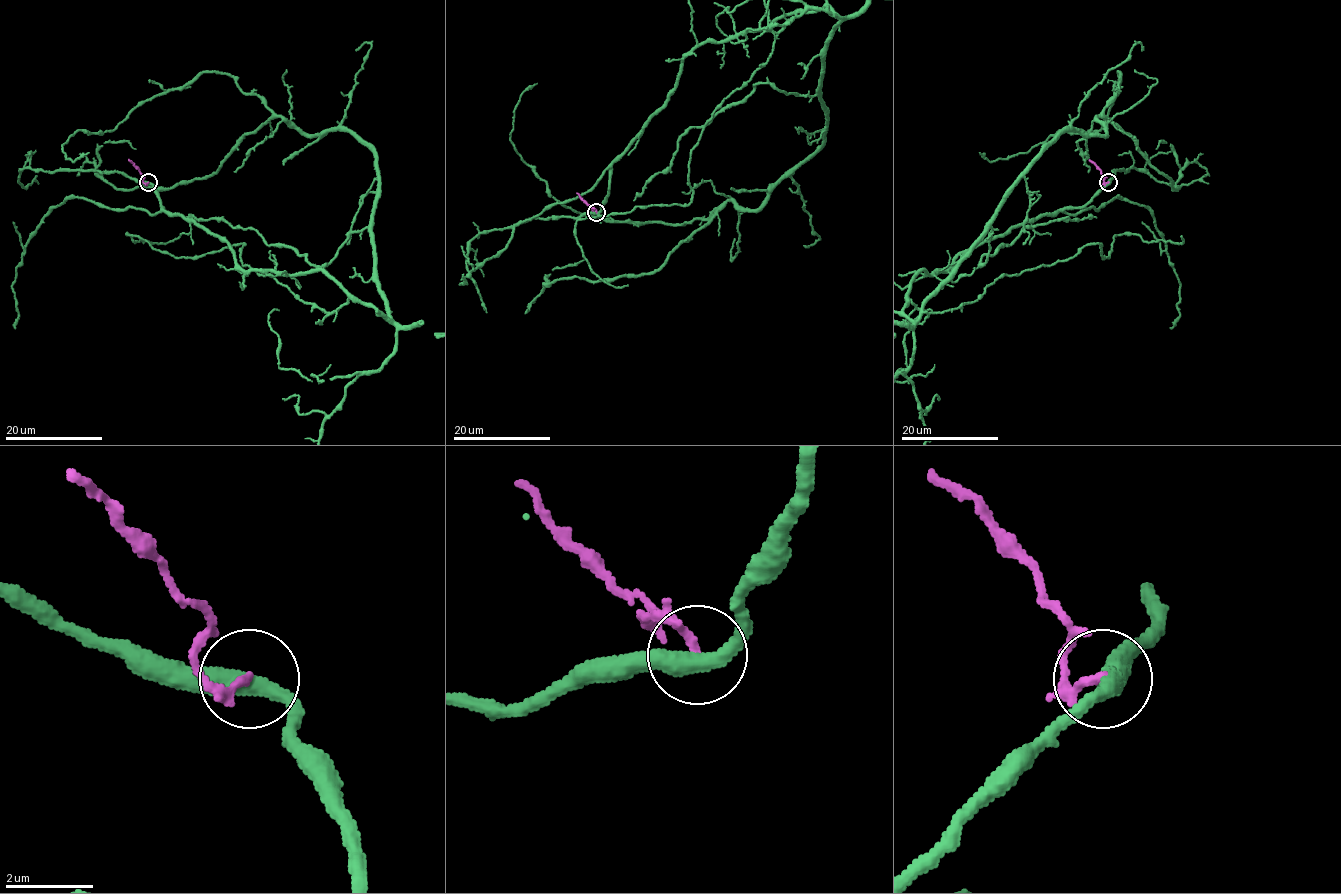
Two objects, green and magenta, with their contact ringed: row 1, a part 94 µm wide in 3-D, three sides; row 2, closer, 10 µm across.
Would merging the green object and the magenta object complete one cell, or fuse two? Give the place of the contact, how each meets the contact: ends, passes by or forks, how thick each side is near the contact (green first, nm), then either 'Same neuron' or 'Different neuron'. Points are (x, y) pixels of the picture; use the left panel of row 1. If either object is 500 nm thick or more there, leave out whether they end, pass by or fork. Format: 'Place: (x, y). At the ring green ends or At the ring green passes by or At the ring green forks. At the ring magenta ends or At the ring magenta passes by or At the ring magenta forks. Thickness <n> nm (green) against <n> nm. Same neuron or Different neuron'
Place: (148, 182). At the ring green passes by. At the ring magenta ends. Thickness 420 nm (green) against 180 nm. Different neuron

